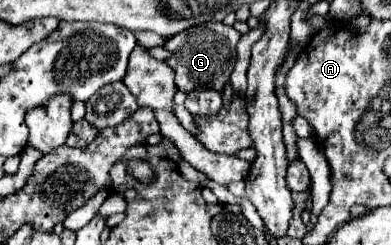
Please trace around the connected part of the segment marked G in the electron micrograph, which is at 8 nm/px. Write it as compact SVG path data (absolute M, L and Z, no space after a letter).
M219 21L195 25L193 29L187 29L169 37L163 43L163 47L171 51L171 57L165 63L175 71L177 89L183 93L193 93L197 89L217 89L223 93L237 61L239 39L241 39L241 33L235 27L227 27Z

